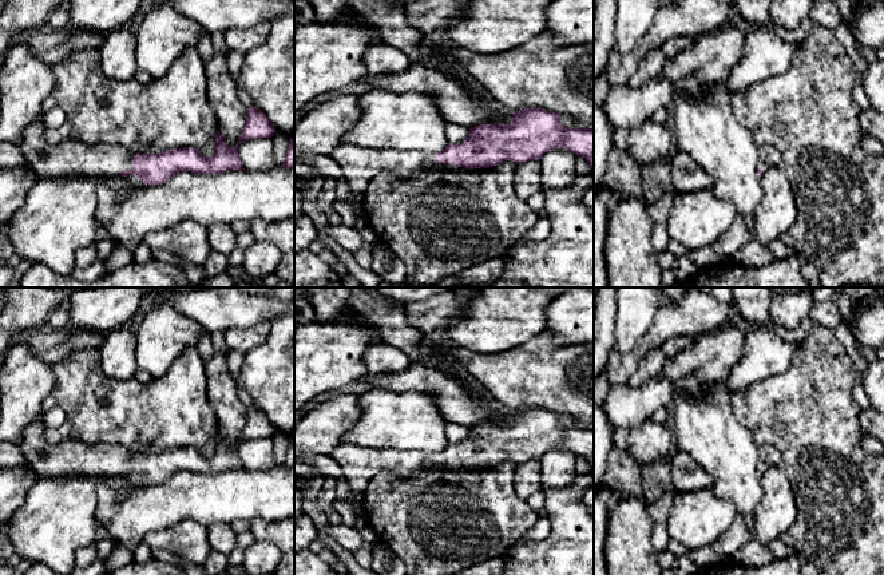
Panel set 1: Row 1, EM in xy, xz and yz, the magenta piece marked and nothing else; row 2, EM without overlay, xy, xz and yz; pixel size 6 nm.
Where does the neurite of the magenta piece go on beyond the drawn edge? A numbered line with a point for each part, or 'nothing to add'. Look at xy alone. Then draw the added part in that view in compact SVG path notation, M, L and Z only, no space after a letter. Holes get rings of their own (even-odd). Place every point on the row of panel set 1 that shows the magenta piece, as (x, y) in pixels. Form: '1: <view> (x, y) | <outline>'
1: xy (70, 157) | M43 119L32 123L17 144L39 177L79 174L116 177L123 170L134 170L128 148L108 143L87 144L72 139L51 144L44 138L45 128Z

